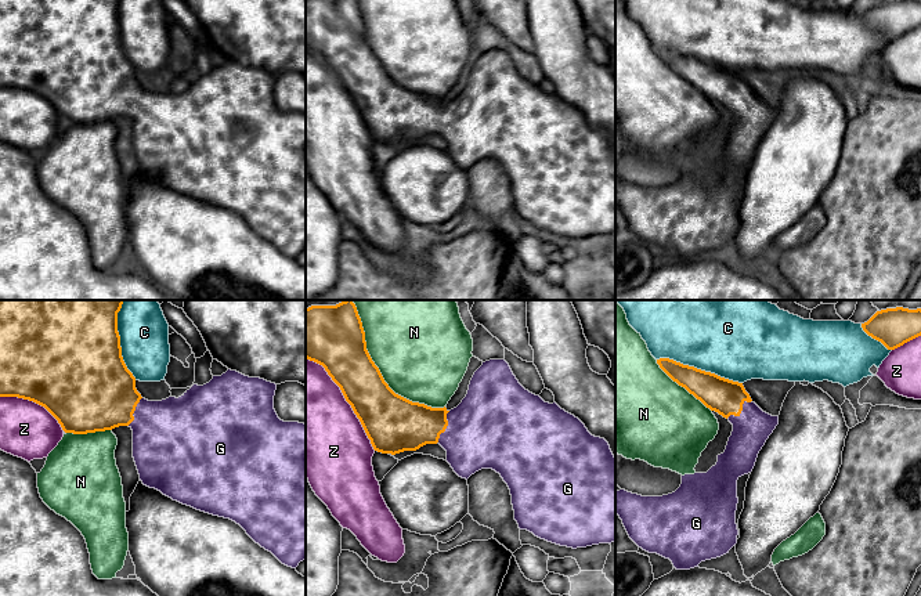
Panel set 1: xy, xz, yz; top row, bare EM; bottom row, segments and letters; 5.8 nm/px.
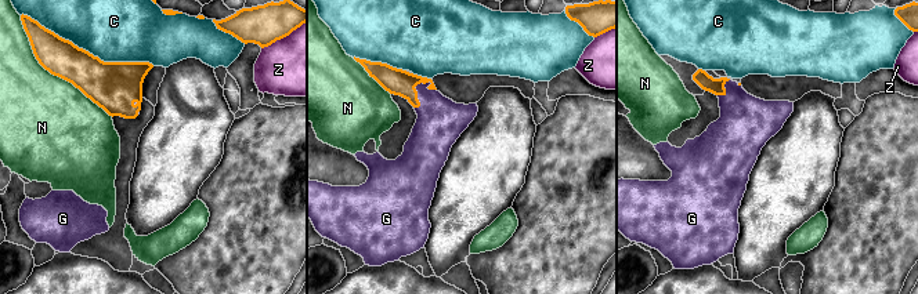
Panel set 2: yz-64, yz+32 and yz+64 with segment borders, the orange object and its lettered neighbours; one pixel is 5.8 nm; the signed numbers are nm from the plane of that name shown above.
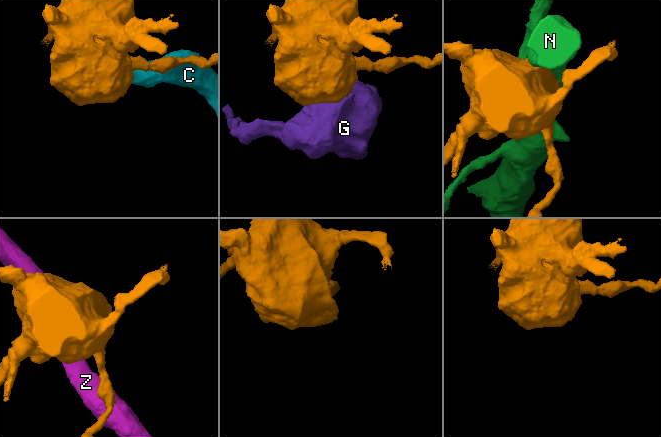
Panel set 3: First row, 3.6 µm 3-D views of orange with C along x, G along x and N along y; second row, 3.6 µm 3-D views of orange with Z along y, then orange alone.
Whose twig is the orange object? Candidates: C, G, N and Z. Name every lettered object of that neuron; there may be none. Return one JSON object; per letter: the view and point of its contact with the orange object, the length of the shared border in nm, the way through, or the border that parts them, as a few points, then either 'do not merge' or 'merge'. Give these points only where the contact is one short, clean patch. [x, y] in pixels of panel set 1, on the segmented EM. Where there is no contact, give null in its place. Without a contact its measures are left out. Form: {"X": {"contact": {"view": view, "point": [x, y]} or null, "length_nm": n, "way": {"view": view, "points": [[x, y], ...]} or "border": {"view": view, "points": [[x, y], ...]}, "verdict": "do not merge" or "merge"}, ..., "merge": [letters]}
{"C": {"contact": {"view": "yz", "point": [700, 369]}, "length_nm": 500, "verdict": "do not merge"}, "G": {"contact": {"view": "yz", "point": [741, 410]}, "length_nm": 190, "way": {"view": "yz", "points": [[726, 397], [741, 410], [751, 429]]}, "verdict": "merge"}, "N": {"contact": {"view": "xz", "point": [379, 371]}, "length_nm": 850, "verdict": "do not merge"}, "Z": {"contact": {"view": "xz", "point": [346, 400]}, "length_nm": 700, "verdict": "do not merge"}, "merge": ["G"]}

